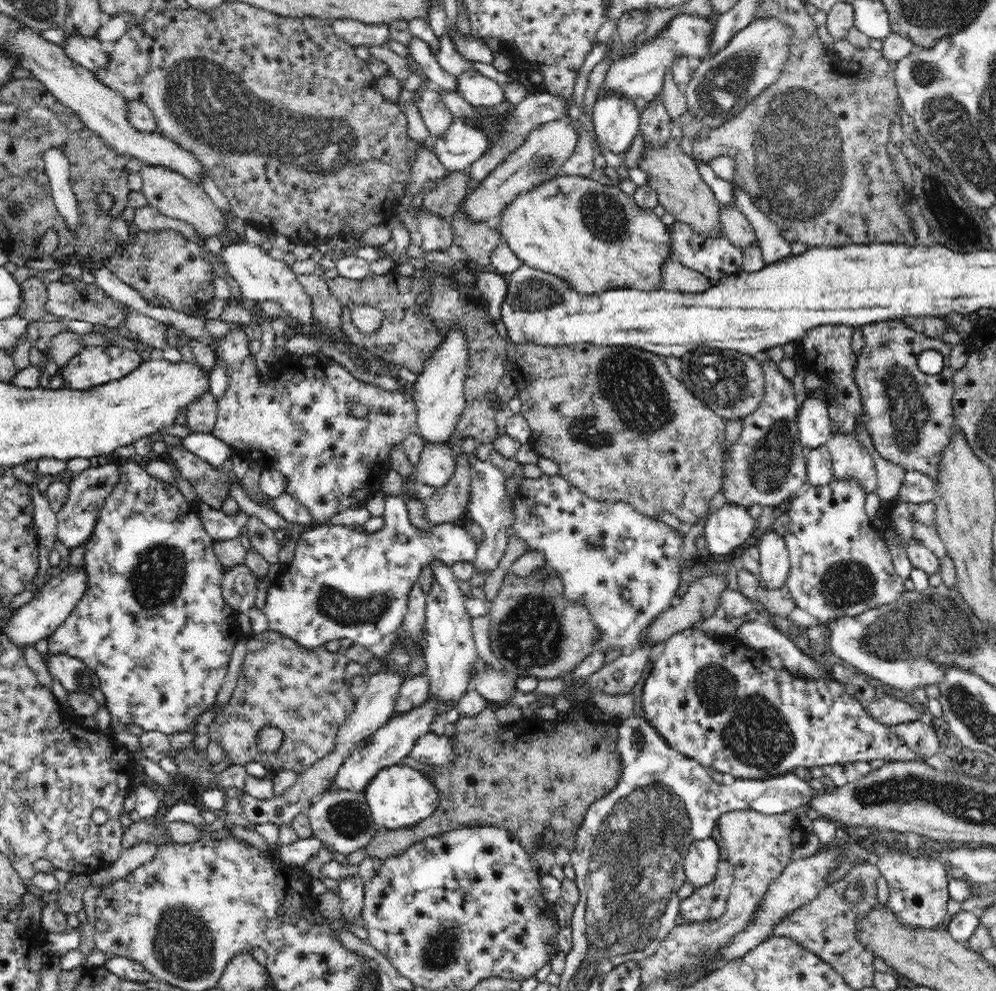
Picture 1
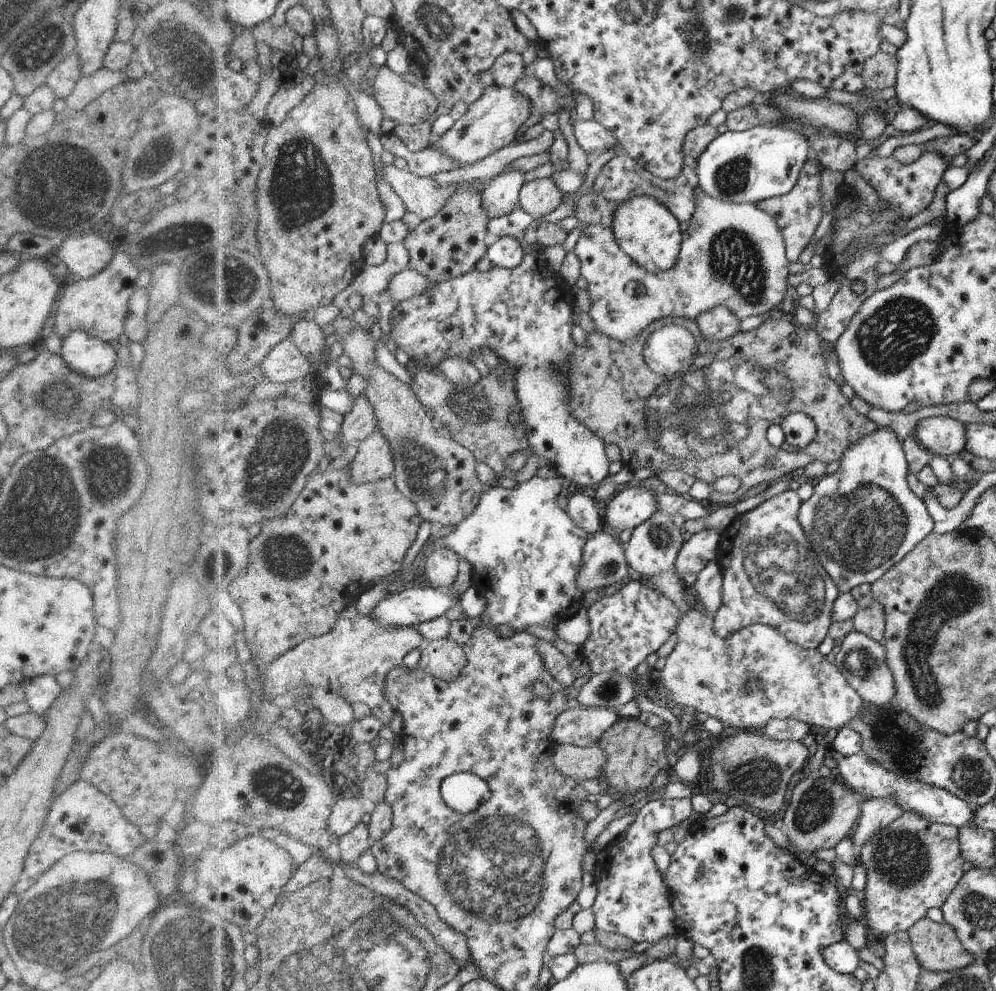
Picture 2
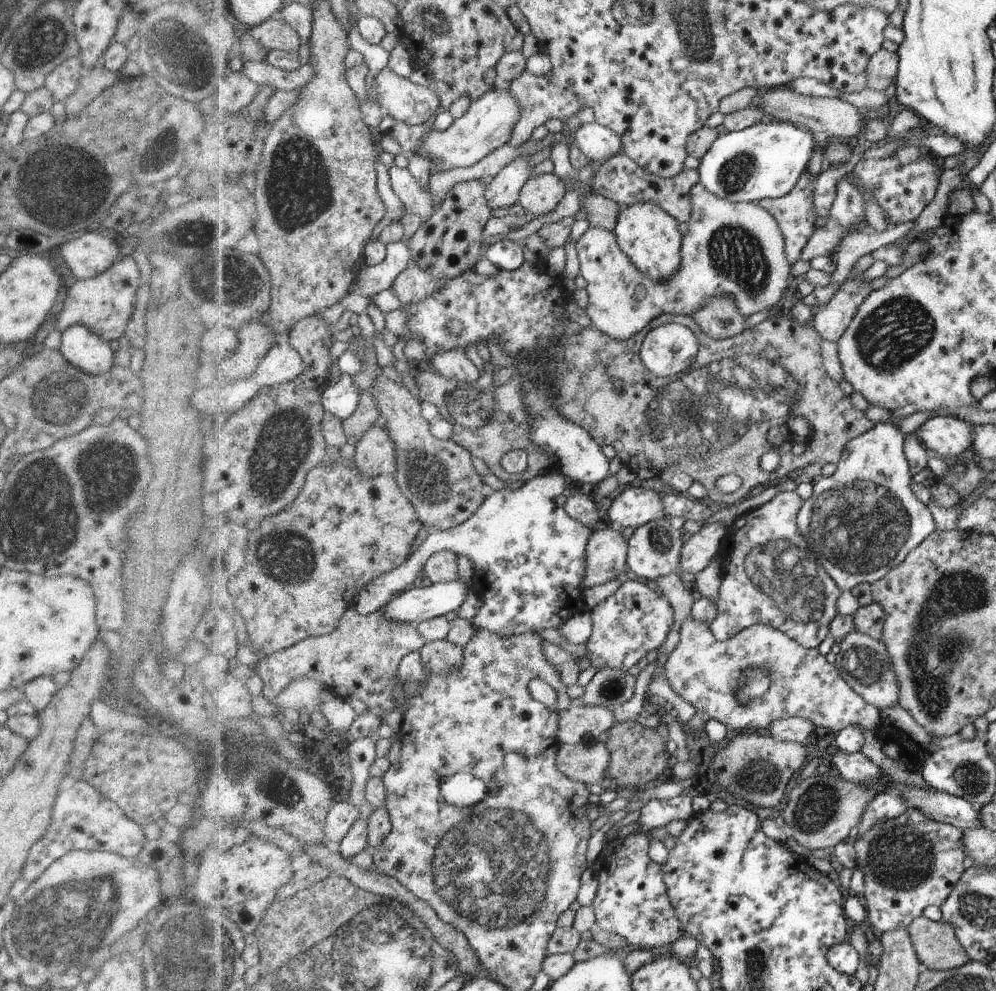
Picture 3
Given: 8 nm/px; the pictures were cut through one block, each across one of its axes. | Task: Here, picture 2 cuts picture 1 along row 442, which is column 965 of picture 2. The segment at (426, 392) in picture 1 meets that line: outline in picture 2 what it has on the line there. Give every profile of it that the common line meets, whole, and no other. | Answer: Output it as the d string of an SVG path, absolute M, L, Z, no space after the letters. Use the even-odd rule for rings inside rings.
M948 416L927 417L918 422L913 436L931 456L958 454L965 448L965 425Z

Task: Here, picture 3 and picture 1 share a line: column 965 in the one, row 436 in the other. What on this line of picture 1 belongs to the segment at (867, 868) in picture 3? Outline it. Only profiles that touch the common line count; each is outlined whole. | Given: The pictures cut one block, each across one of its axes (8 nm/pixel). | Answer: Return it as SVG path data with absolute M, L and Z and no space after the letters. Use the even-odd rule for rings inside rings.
M822 325L816 326L810 331L806 331L805 334L806 336L804 336L804 338L800 338L800 361L802 361L804 369L806 369L806 373L820 375L820 377L830 380L830 382L836 386L836 402L828 406L831 434L851 434L851 436L858 438L856 428L858 428L858 424L860 424L860 426L866 426L867 414L865 408L863 408L862 391L859 390L859 386L855 381L855 369L857 368L859 356L856 356L851 348L853 328L847 326Z

